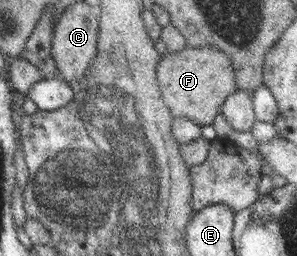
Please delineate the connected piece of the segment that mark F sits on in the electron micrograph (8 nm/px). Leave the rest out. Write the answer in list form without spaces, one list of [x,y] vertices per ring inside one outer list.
[[[214,46],[204,48],[186,47],[181,51],[167,51],[160,61],[158,67],[158,78],[161,83],[161,90],[174,118],[191,118],[196,124],[208,126],[214,124],[216,116],[223,114],[226,99],[238,90],[237,75],[233,66],[234,60],[230,54]]]

